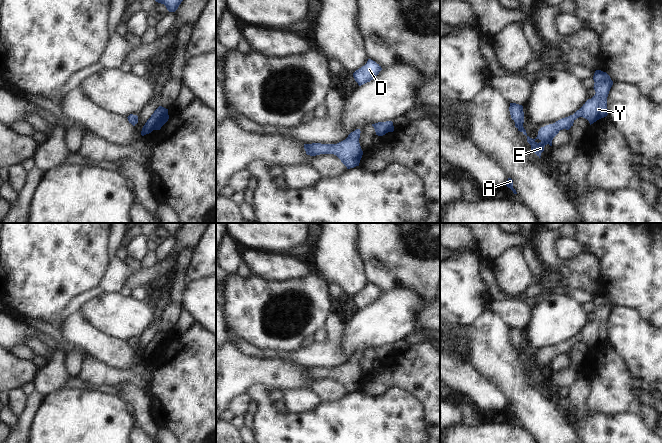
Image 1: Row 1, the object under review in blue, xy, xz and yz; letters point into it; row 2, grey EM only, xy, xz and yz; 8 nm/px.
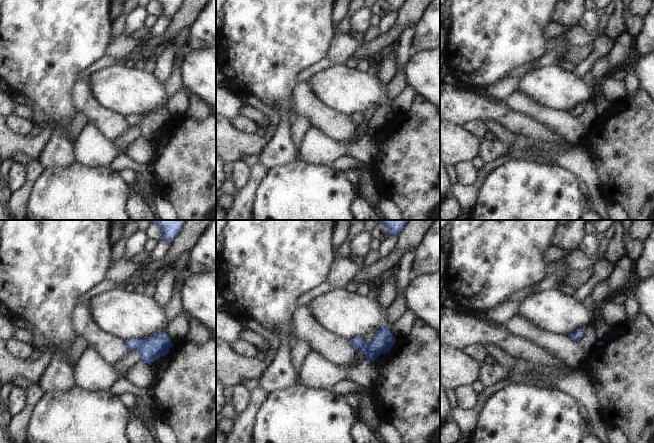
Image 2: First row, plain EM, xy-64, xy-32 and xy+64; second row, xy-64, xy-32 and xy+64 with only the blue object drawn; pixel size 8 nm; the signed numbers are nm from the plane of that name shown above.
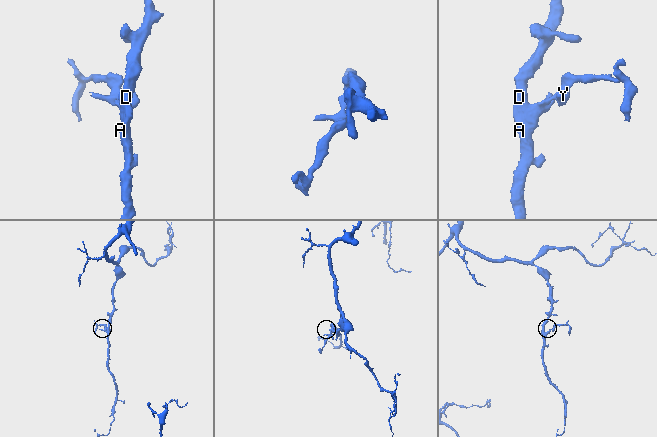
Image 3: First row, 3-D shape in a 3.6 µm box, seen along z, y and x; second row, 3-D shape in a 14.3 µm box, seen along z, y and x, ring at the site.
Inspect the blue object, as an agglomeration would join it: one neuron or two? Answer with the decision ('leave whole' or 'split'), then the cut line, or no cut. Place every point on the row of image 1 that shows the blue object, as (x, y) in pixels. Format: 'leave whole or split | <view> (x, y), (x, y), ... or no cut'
leave whole | no cut

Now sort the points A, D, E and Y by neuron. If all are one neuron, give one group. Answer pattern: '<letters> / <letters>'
A D E Y

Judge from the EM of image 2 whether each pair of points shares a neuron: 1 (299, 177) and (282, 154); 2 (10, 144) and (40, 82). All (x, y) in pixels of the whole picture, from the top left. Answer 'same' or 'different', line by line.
1: different
2: different

